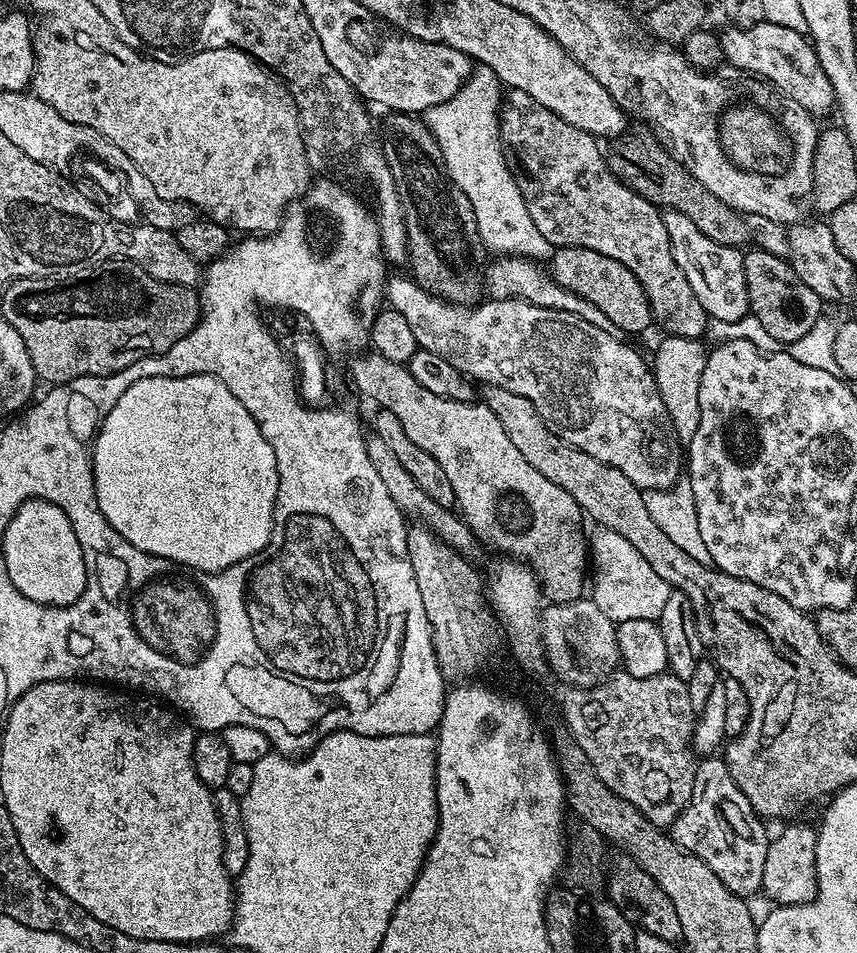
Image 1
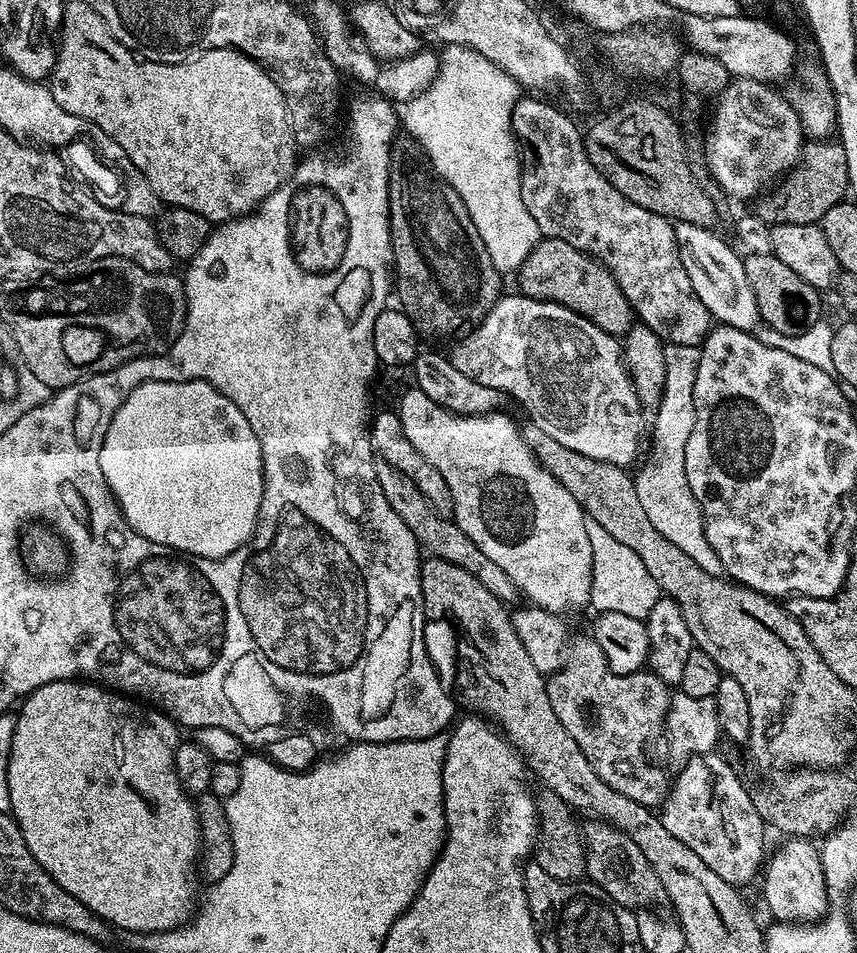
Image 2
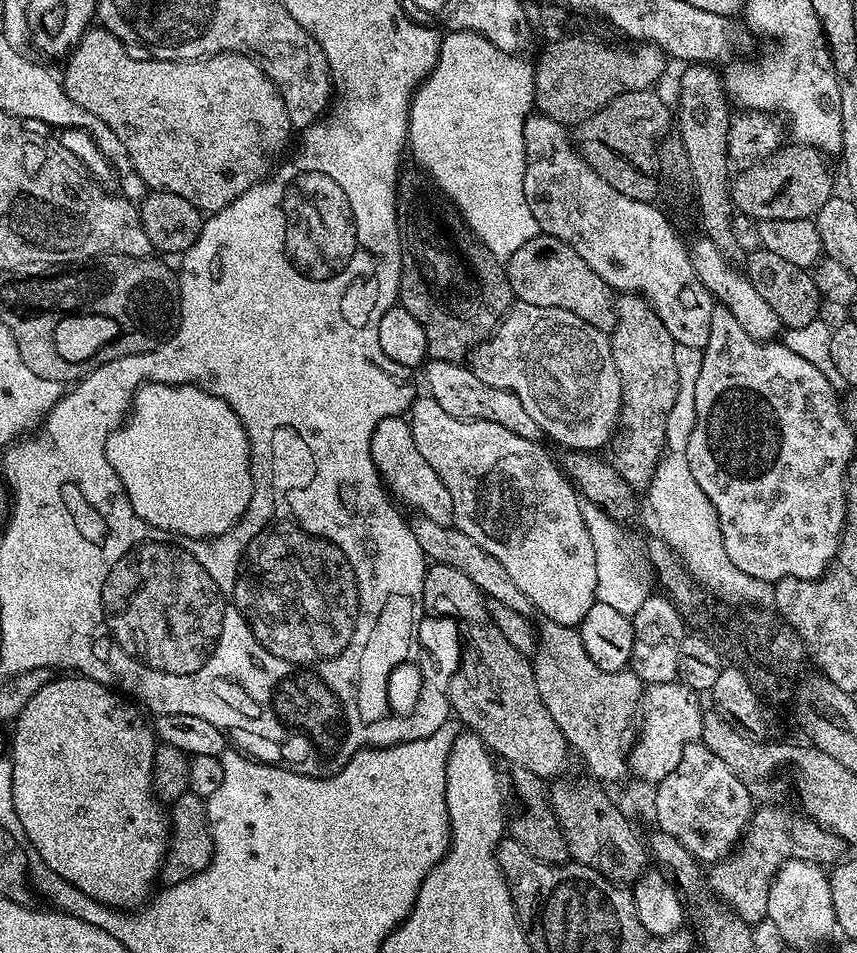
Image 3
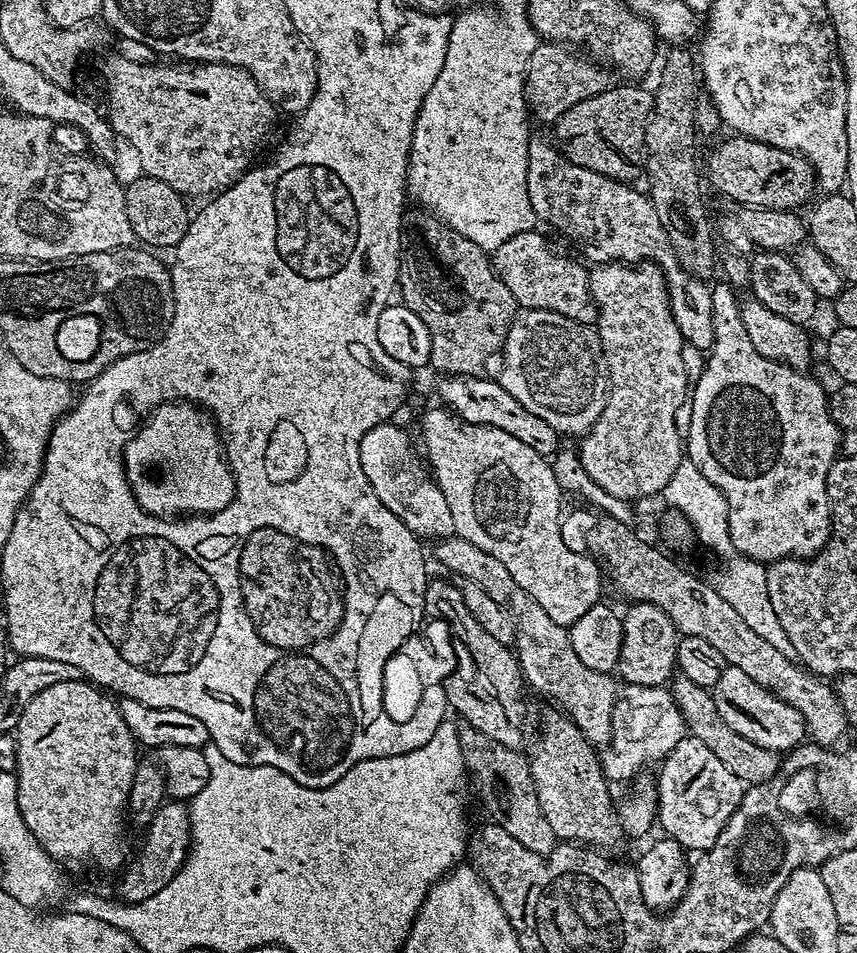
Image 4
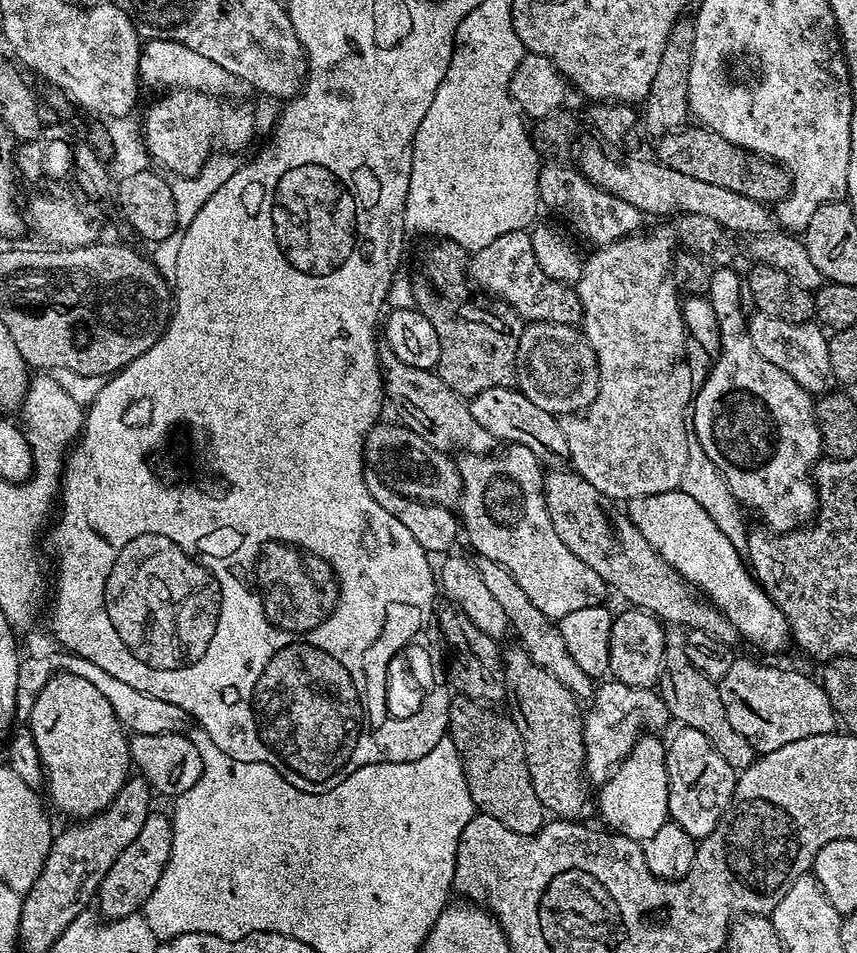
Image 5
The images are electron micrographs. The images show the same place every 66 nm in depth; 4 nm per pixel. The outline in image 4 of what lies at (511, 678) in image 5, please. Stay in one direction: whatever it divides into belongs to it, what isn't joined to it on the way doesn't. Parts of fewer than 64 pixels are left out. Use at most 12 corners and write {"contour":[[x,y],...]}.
{"contour":[[551,710],[531,757],[557,841],[616,848],[626,835],[601,757]]}

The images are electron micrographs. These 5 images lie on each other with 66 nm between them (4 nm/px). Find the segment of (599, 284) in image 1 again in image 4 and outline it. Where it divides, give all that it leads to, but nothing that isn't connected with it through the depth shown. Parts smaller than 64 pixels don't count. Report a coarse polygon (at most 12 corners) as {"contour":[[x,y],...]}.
{"contour":[[539,232],[495,245],[517,305],[593,325],[587,267]]}

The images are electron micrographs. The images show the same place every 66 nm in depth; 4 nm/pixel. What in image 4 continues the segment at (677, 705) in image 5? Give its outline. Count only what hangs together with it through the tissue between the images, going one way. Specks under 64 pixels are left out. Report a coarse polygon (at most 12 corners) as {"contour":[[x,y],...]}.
{"contour":[[677,675],[687,731],[745,785],[767,784],[777,753],[722,722],[709,689]]}

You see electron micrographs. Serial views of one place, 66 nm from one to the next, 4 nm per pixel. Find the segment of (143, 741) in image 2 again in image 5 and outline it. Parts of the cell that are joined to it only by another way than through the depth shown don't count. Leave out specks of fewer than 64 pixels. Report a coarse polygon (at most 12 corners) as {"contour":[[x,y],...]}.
{"contour":[[60,672],[26,720],[53,806],[103,811],[134,768],[114,706]]}

